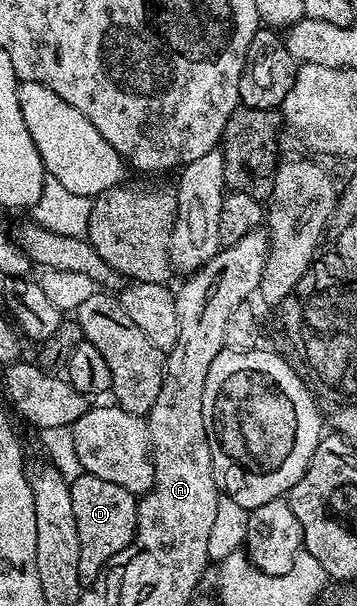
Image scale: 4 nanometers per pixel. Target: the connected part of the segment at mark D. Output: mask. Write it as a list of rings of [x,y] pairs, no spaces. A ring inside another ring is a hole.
[[[81,473],[71,480],[72,504],[74,505],[74,521],[78,523],[78,577],[82,581],[91,581],[98,573],[130,541],[136,532],[137,496],[131,495],[122,485],[114,485],[114,481],[102,481],[102,477],[94,477]]]

